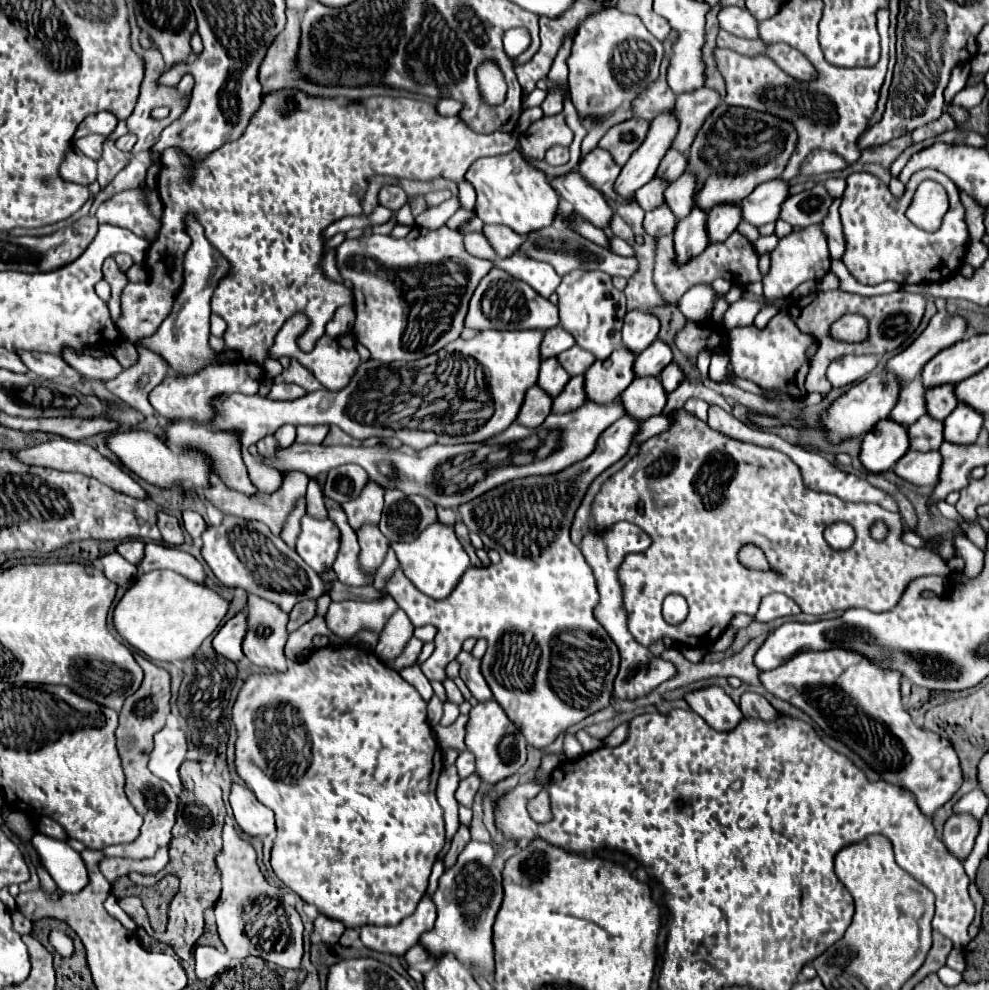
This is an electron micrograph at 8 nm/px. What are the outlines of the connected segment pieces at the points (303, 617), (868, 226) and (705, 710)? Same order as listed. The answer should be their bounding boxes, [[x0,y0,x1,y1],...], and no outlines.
[[287,601,315,631],[839,169,969,285],[685,687,741,731]]

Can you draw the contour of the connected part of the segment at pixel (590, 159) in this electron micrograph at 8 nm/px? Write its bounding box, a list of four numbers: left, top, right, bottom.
[579,149,629,205]

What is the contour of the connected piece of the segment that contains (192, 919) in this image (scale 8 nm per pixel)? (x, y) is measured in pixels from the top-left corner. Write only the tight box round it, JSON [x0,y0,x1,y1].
[159,761,225,961]

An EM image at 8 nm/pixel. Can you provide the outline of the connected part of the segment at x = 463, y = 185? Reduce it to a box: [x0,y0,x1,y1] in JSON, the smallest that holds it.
[459,179,475,211]

